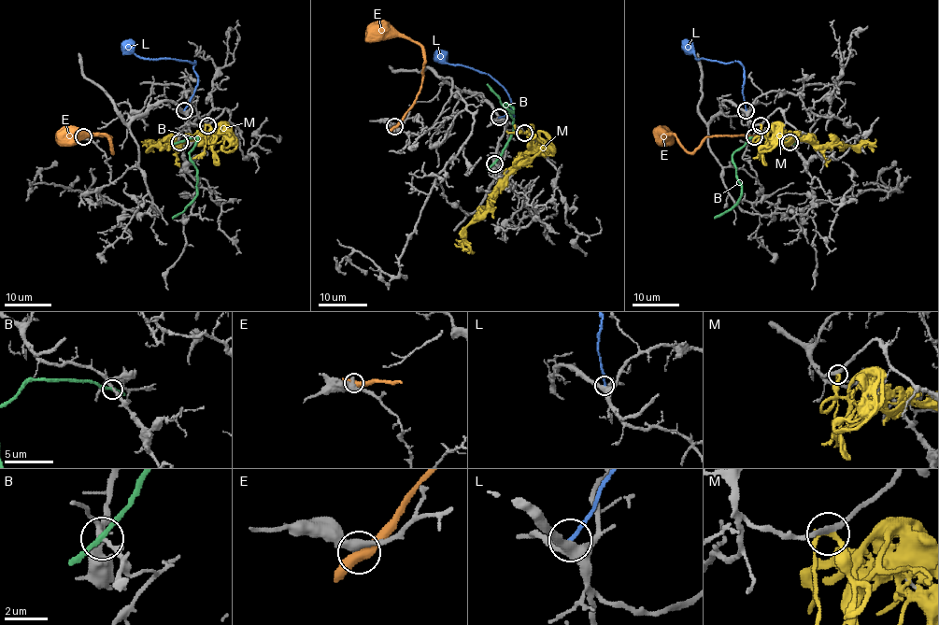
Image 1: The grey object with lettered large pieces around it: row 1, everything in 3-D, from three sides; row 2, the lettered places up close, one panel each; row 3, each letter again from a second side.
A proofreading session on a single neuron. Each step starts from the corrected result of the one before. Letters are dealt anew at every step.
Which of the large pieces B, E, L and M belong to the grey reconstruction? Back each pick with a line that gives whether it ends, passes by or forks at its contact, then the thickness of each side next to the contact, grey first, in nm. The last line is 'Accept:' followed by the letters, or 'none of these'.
Accept: none of these

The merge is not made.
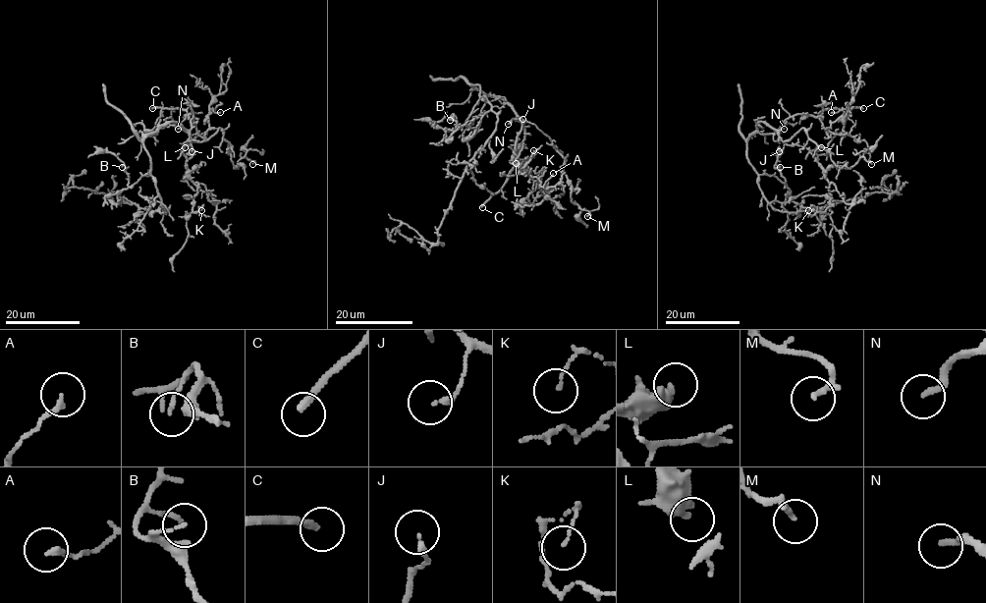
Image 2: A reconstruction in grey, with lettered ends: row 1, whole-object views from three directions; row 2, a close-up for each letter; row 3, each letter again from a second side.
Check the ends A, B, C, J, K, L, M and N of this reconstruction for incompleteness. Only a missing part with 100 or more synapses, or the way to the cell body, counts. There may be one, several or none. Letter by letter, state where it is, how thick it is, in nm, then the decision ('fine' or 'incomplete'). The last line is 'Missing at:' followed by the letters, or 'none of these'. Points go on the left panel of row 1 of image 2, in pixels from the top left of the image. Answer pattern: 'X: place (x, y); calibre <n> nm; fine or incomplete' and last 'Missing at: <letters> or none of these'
A: place (220, 112); calibre 180 nm; fine
B: place (122, 167); calibre 120 nm; fine
C: place (152, 108); calibre 240 nm; incomplete
J: place (191, 151); calibre 150 nm; fine
K: place (201, 210); calibre 90 nm; fine
L: place (185, 147); calibre 480 nm; fine
M: place (252, 164); calibre 180 nm; fine
N: place (178, 129); calibre 200 nm; incomplete
Missing at: C, N

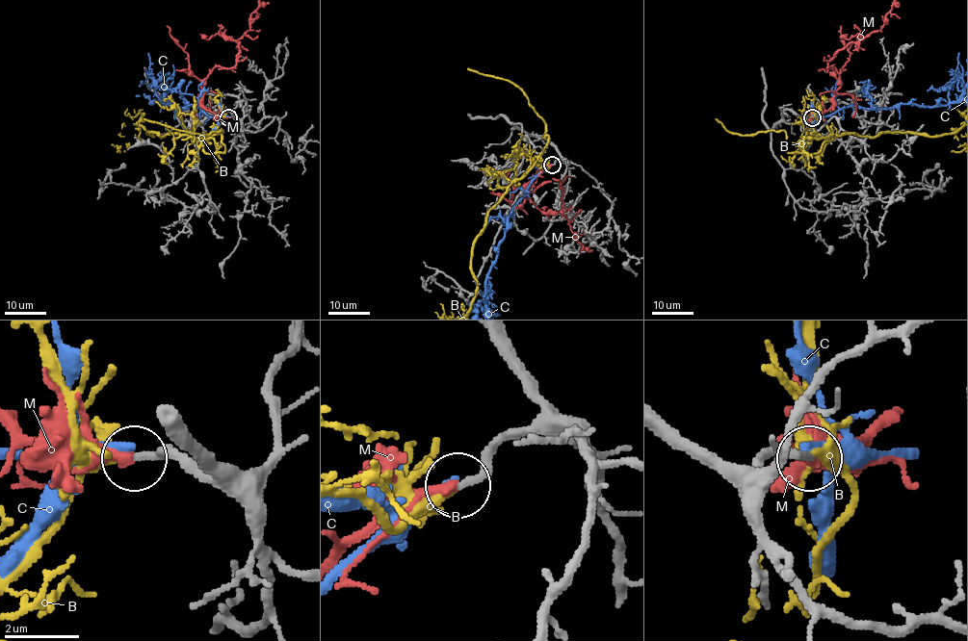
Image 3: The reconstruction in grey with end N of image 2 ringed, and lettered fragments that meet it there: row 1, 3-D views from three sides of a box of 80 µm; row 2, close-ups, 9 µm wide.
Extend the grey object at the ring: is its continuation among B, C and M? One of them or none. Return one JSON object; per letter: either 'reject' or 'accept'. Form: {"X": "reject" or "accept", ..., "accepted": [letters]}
{"B": "reject", "C": "reject", "M": "accept", "accepted": ["M"]}

